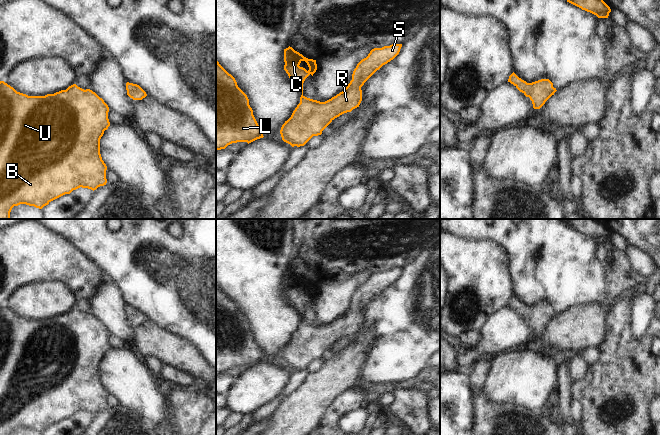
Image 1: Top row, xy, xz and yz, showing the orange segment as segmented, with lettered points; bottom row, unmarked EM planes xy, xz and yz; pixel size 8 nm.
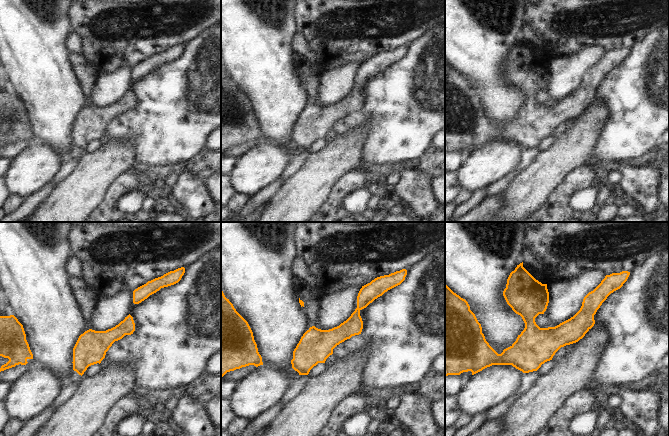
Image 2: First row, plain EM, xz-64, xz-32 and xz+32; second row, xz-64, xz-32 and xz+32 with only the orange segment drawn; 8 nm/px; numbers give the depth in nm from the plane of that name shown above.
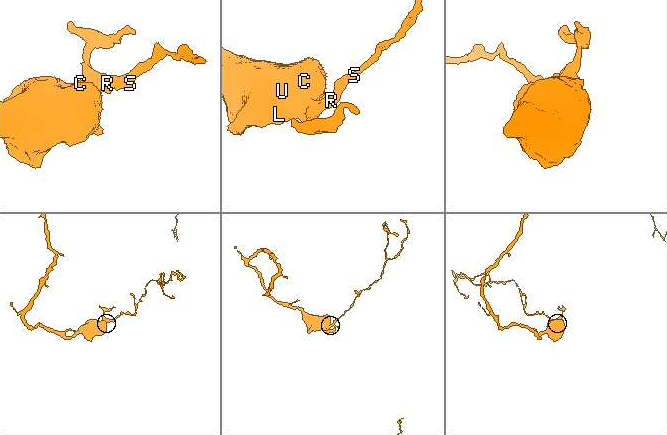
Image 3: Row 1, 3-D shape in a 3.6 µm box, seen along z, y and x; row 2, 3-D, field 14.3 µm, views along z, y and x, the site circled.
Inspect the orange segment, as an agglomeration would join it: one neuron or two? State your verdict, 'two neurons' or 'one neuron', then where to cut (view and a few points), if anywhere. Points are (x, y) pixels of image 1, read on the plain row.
one neuron; cut none

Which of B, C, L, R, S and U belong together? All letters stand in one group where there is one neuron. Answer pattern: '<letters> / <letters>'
B C L R S U

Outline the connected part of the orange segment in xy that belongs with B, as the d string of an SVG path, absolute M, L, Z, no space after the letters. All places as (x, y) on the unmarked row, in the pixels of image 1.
M0 305L0 435L26 428L42 433L80 411L96 414L107 407L100 363L110 350L109 331L95 316L76 308L54 318L28 320Z

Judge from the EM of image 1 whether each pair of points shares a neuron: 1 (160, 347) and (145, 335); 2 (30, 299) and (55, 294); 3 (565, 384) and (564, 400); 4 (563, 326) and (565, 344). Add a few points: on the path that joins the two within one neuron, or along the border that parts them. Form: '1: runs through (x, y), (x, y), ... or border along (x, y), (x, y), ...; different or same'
1: runs through (156, 343), (149, 339); same
2: runs through (36, 299), (49, 299); same
3: runs through (565, 388), (565, 396); same
4: runs through (565, 330), (565, 340); same

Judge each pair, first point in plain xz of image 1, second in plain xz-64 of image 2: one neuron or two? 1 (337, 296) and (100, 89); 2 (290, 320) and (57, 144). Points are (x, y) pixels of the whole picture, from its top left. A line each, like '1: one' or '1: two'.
1: one
2: one

